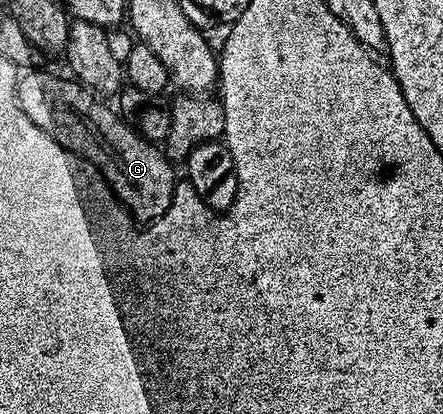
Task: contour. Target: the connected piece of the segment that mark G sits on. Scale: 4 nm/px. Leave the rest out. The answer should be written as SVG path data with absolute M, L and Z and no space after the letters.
M28 70L17 79L16 102L24 111L24 116L30 118L34 126L48 135L49 140L56 141L59 147L70 150L72 155L80 157L81 161L93 164L97 172L103 174L105 181L110 185L113 193L119 198L128 215L136 222L151 222L160 219L160 215L174 203L178 187L173 161L169 160L163 151L160 152L153 141L140 135L121 118L113 109L108 109L103 99L97 98L83 84L75 79L63 80L52 72L45 70Z

